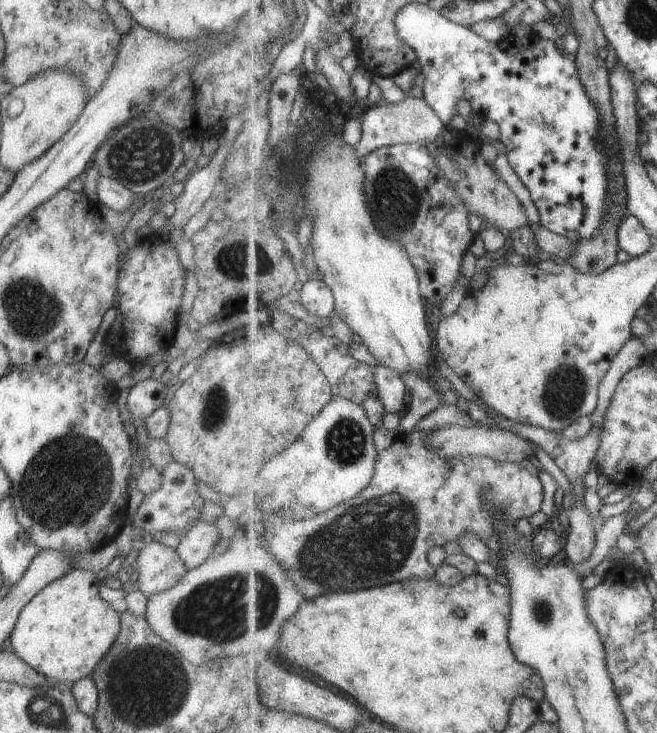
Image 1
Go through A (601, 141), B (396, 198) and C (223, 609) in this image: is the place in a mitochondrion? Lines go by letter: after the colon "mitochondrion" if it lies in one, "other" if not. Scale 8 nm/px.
A: other
B: mitochondrion
C: mitochondrion

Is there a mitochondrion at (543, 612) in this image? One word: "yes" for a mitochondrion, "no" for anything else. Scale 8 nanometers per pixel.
yes

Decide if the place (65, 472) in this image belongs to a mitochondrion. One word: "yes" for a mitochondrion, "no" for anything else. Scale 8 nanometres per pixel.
yes

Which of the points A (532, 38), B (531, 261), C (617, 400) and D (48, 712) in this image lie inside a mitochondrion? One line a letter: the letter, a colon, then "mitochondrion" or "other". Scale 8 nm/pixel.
A: other
B: other
C: other
D: mitochondrion

